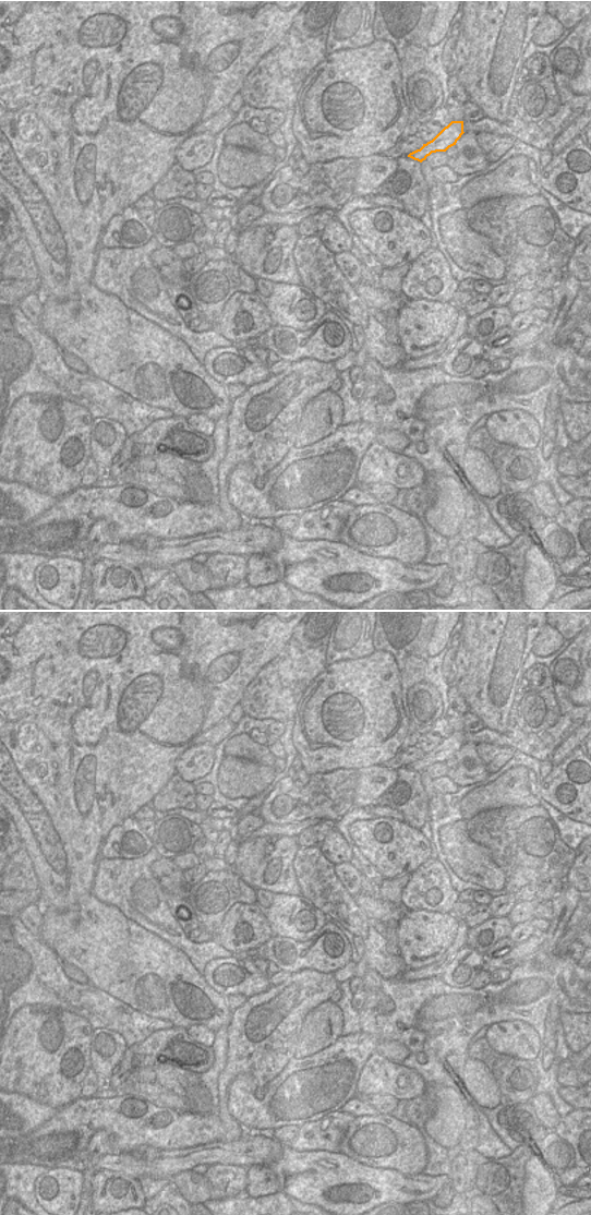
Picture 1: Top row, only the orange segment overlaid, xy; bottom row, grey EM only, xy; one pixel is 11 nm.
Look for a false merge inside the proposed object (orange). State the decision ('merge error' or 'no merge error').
merge error

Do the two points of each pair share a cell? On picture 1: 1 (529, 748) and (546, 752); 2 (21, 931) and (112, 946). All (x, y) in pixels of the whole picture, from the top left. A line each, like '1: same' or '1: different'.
1: same
2: different

